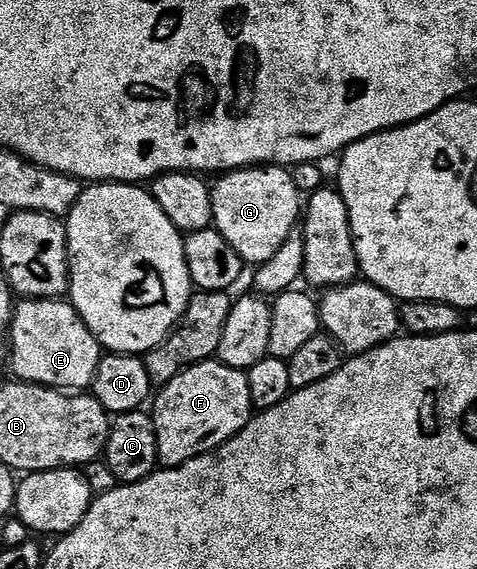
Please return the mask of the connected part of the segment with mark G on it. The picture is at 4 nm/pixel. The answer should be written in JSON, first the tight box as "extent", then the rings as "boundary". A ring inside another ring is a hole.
{"extent":[210,165,304,265],"boundary":[[[273,165],[244,167],[240,171],[225,172],[219,179],[222,180],[213,184],[210,193],[214,210],[213,226],[226,238],[228,245],[236,249],[243,264],[261,265],[272,261],[272,257],[280,250],[280,245],[284,245],[284,241],[288,241],[290,234],[299,226],[304,211],[303,196],[296,189],[289,170]]]}

